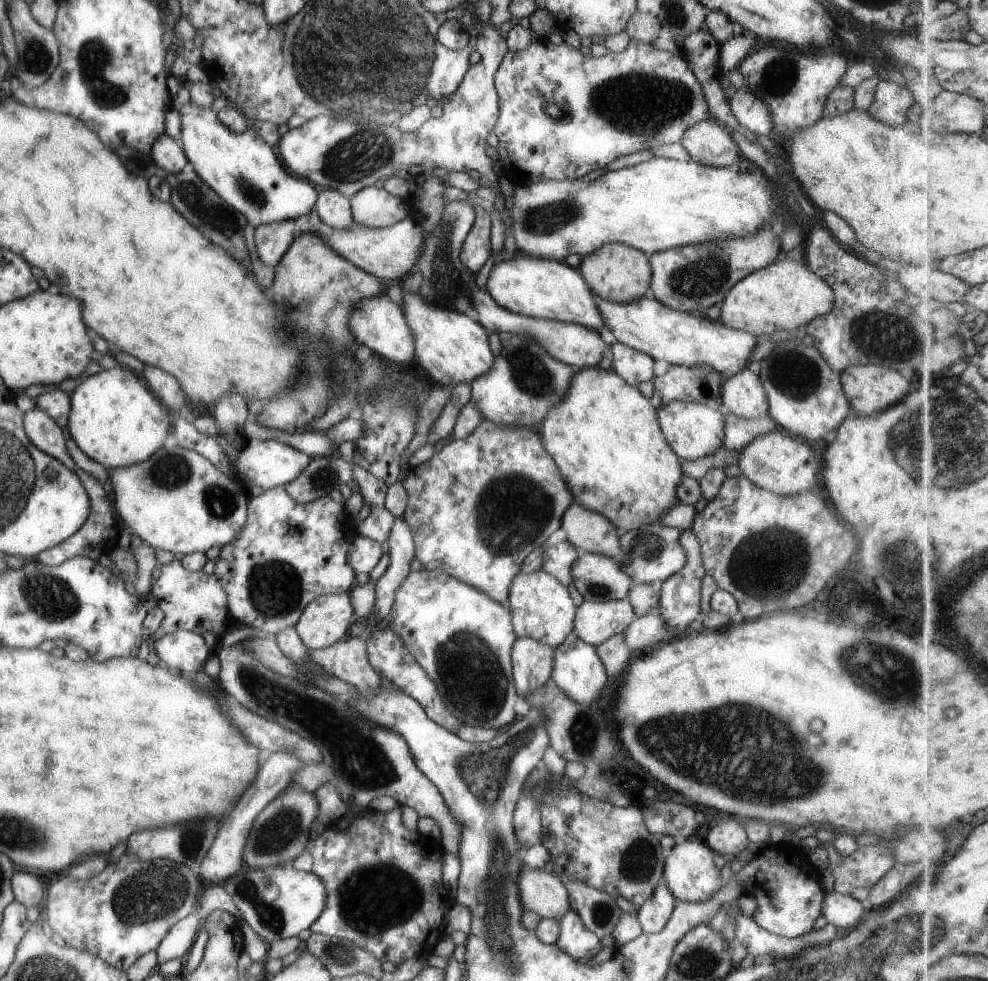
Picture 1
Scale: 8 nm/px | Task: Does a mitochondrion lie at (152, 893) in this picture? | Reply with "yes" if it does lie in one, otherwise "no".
yes

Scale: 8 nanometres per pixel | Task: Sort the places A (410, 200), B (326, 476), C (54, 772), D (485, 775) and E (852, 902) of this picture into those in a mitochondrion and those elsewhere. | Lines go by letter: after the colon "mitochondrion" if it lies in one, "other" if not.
A: other
B: mitochondrion
C: other
D: mitochondrion
E: other

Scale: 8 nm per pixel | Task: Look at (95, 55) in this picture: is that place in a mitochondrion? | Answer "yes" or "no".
yes

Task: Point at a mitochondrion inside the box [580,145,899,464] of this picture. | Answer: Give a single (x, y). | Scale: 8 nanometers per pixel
(793, 374)

